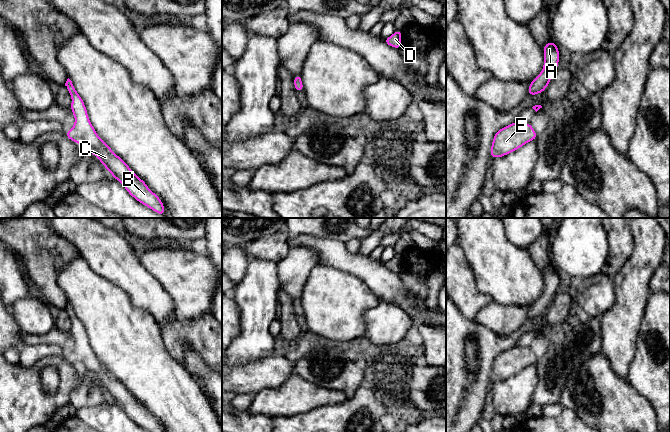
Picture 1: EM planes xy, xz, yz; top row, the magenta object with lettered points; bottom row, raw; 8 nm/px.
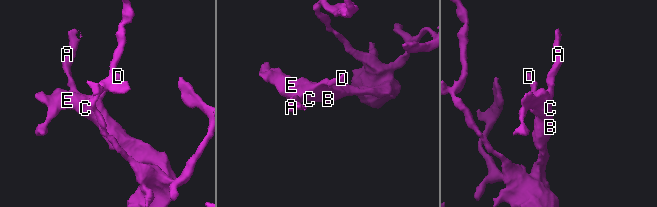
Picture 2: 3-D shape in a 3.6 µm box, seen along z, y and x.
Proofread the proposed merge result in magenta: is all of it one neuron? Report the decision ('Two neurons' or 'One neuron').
One neuron

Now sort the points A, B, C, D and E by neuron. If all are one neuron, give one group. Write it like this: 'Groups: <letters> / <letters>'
Groups: A B C D E

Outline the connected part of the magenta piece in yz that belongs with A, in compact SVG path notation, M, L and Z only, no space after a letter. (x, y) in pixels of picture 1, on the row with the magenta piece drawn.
M549 41L544 47L544 66L541 73L529 84L528 95L533 96L542 93L548 86L559 63L558 46Z

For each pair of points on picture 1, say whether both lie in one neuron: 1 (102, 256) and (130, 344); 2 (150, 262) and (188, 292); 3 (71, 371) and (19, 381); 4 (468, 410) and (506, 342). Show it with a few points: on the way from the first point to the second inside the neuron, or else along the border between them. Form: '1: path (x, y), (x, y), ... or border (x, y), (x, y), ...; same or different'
1: border (90, 268), (123, 289), (129, 295); different
2: path (159, 263), (179, 283); same
3: path (58, 362), (43, 362), (32, 373); same
4: path (469, 392), (481, 377), (488, 356); same

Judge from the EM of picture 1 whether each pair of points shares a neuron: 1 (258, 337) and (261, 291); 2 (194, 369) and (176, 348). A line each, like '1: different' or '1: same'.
1: same
2: different

